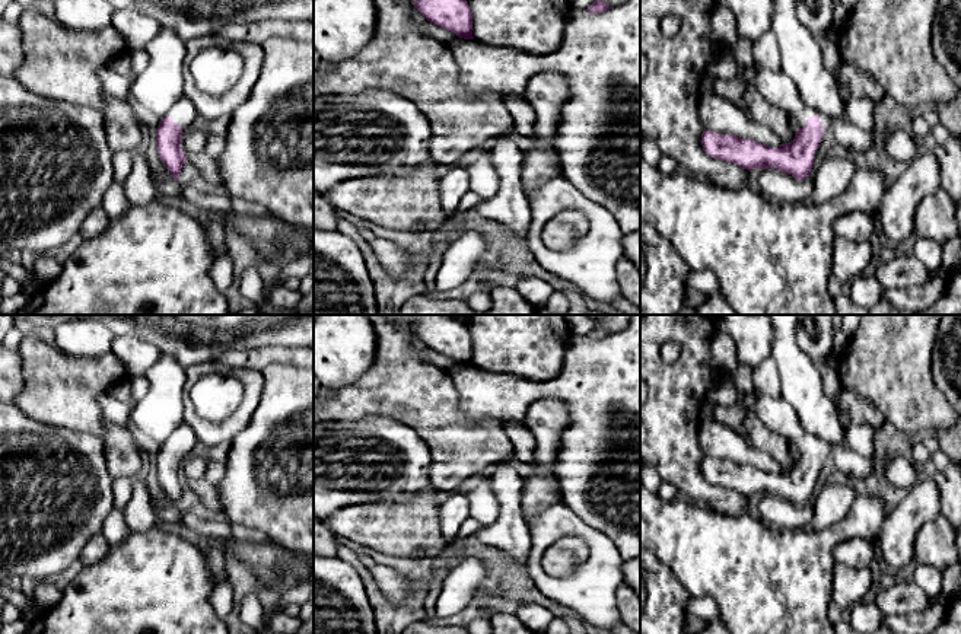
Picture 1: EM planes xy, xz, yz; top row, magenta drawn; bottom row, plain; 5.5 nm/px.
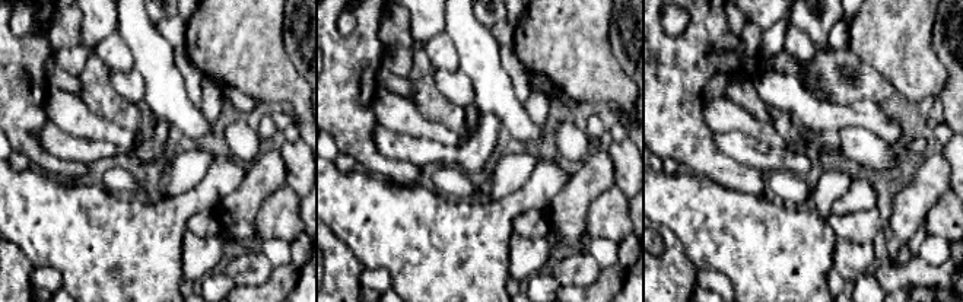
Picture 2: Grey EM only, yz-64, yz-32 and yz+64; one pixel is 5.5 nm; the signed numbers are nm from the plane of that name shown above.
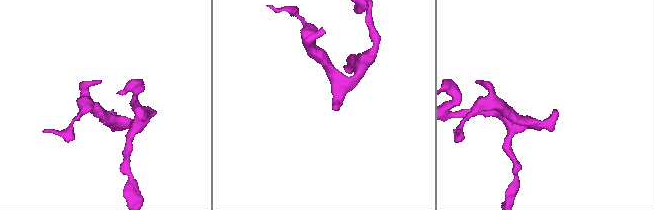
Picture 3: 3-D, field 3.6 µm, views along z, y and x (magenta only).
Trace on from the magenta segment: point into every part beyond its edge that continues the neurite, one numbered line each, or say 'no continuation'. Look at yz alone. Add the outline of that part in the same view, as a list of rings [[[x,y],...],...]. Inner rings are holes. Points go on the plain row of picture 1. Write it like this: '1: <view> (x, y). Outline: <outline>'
1: yz (779, 416). Outline: [[[758,396],[755,414],[767,428],[787,437],[790,443],[795,445],[798,455],[802,455],[809,443],[818,442],[822,449],[824,461],[831,456],[833,446],[808,434],[801,426],[796,410],[783,398]]]

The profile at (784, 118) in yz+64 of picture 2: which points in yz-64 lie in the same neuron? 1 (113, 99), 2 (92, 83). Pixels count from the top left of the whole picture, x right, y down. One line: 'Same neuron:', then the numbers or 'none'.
Same neuron: 1, 2

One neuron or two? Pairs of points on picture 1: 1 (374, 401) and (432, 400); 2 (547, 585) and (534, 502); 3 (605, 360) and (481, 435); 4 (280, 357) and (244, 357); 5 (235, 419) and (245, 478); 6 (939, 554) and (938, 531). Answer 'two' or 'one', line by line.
1: one
2: two
3: two
4: one
5: two
6: one

